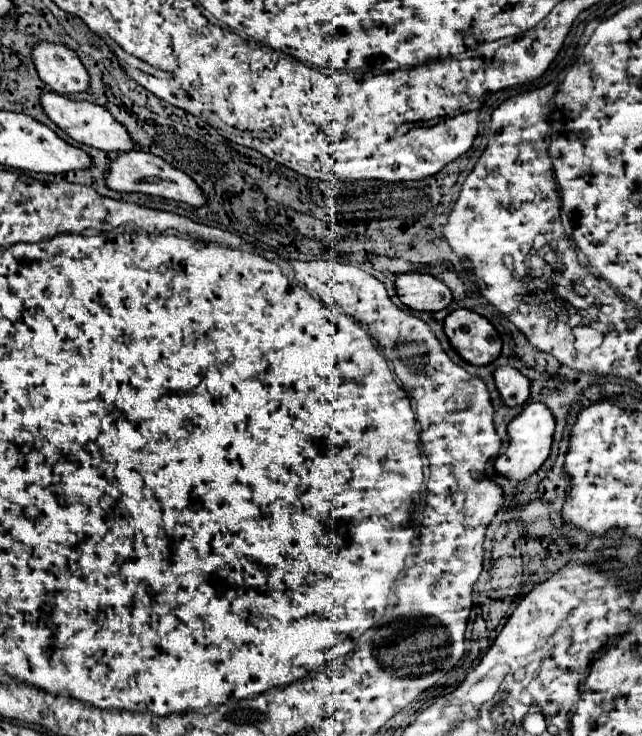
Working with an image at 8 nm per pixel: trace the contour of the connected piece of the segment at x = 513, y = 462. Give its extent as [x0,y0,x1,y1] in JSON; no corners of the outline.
[494,402,556,480]

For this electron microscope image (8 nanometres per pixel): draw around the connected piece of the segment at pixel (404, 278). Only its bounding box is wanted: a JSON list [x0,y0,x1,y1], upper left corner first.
[396,272,452,312]

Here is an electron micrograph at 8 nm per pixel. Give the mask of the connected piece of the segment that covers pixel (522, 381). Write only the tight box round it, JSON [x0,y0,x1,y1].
[494,366,530,406]

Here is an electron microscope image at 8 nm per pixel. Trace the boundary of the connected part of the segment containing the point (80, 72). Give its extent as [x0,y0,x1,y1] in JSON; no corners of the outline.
[34,44,88,96]

